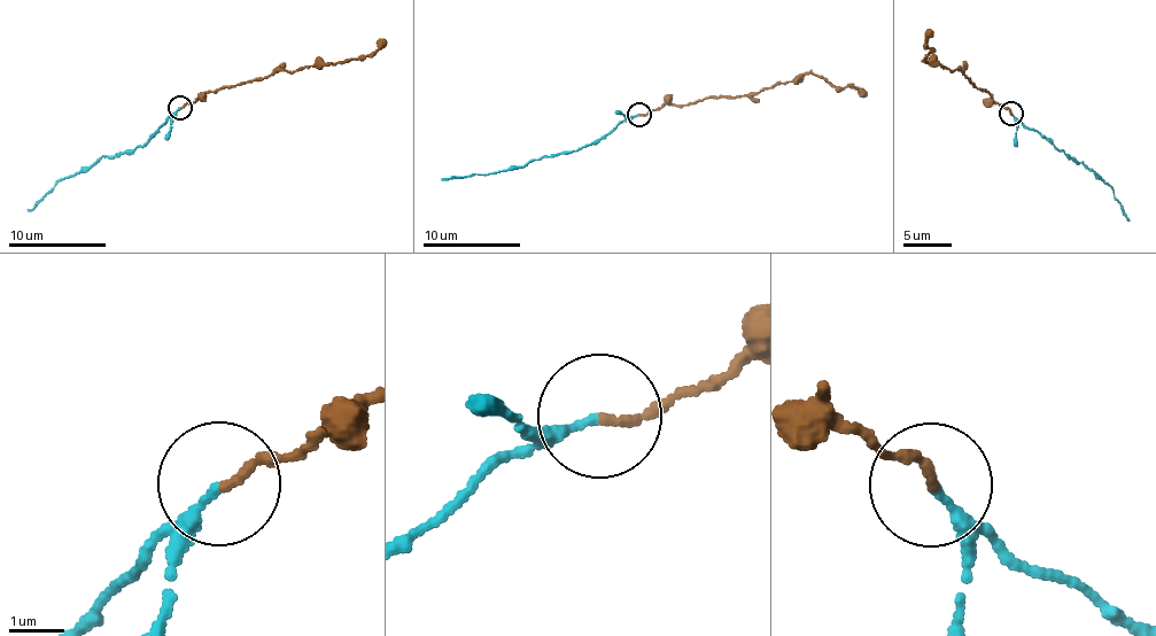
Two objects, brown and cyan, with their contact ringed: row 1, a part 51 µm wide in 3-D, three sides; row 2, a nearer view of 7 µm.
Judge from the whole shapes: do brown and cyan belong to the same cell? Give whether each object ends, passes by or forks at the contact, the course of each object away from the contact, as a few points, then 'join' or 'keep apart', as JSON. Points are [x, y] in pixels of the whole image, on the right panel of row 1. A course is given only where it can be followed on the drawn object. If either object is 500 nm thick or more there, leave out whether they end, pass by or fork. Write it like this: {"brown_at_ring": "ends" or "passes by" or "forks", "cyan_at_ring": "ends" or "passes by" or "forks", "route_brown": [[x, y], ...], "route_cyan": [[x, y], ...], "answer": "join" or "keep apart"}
{"brown_at_ring": "ends", "cyan_at_ring": "ends", "route_brown": [[1009, 113], [959, 71], [923, 61], [931, 48], [928, 47], [929, 29]], "route_cyan": [[1009, 113], [1111, 186], [1129, 220]], "answer": "join"}

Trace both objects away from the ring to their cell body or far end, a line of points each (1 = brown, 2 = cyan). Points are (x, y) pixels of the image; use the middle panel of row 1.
1: (639, 114), (657, 110), (666, 105), (742, 97), (813, 72), (837, 87), (848, 87), (866, 93)
2: (639, 114), (571, 152), (533, 160), (521, 167), (442, 179)

